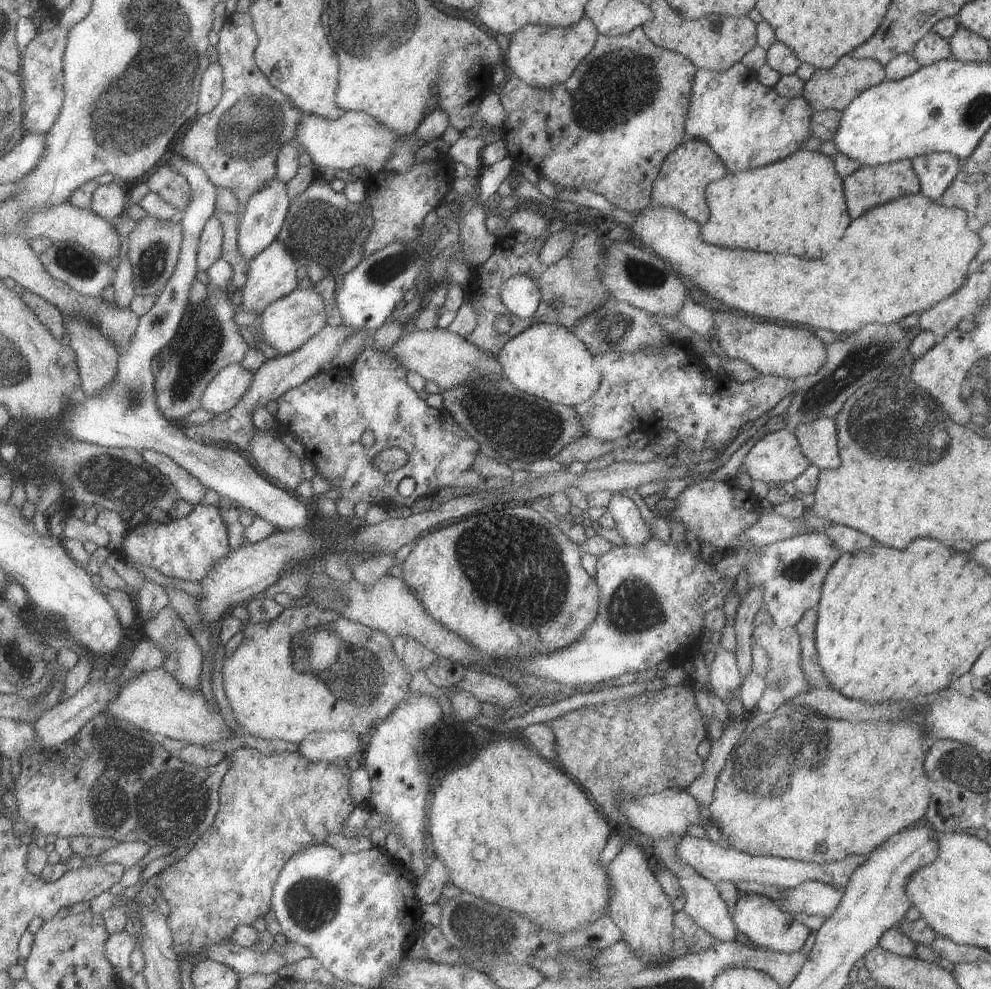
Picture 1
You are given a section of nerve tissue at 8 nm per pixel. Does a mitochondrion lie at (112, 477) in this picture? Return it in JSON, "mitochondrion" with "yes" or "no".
{"mitochondrion":"yes"}

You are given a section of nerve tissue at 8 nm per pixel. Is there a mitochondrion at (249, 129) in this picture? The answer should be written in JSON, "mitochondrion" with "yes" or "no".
{"mitochondrion":"yes"}

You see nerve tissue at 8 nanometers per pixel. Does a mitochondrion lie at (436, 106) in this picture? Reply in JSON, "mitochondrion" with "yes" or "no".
{"mitochondrion":"no"}

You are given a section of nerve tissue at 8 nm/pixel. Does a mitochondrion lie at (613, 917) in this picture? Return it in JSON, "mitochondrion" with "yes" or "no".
{"mitochondrion":"no"}

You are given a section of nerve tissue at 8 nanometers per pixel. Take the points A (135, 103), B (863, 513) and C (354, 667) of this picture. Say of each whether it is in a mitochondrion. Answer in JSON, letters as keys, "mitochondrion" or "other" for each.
{"A":"mitochondrion","B":"other","C":"mitochondrion"}

